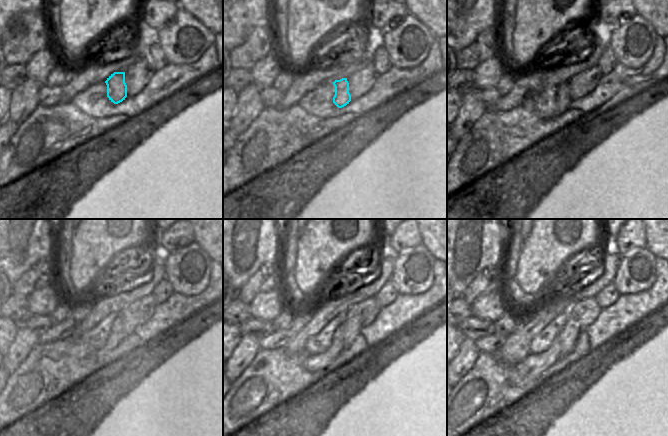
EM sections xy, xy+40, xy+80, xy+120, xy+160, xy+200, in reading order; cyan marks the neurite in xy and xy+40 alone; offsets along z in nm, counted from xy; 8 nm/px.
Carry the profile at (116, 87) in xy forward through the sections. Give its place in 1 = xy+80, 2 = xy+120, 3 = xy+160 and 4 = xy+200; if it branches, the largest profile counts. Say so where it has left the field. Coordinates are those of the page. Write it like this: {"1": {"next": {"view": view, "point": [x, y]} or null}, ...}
{"1": {"next": {"view": "xy+80", "point": [563, 100]}}, "2": {"next": {"view": "xy+120", "point": [116, 334]}}, "3": {"next": {"view": "xy+160", "point": [315, 362]}}, "4": {"next": {"view": "xy+200", "point": [532, 365]}}}

